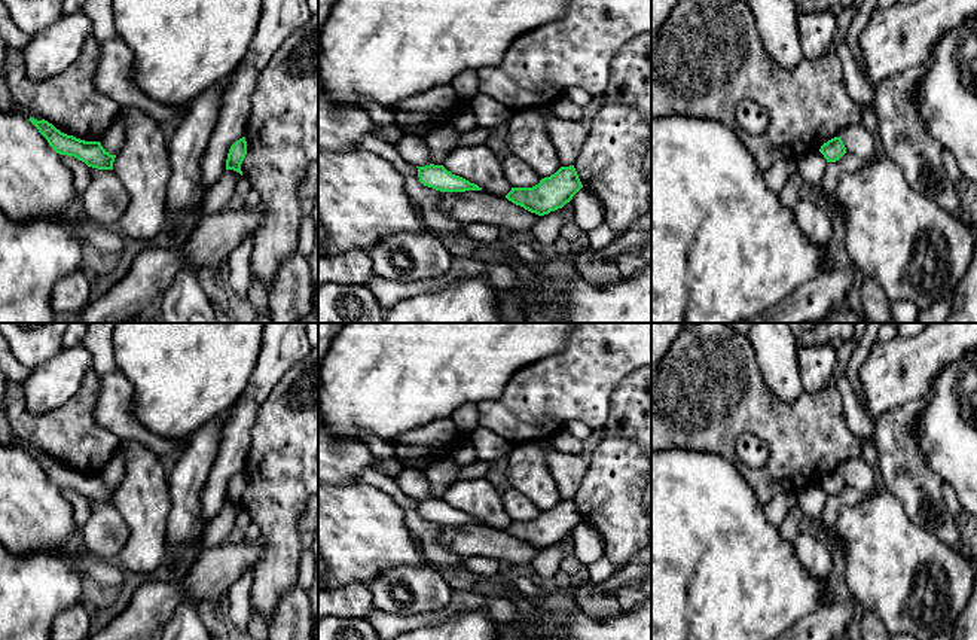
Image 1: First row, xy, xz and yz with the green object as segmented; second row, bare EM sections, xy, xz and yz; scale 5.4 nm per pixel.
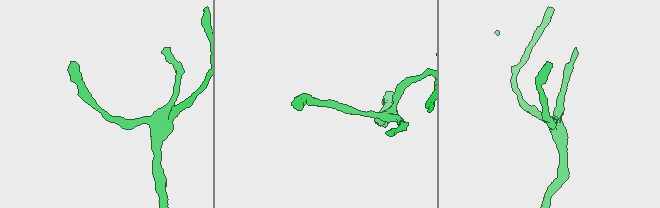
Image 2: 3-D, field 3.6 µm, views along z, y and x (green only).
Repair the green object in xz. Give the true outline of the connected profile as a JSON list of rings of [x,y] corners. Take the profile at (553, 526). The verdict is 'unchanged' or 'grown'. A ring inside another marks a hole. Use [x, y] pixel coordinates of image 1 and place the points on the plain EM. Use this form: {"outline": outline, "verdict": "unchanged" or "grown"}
{"outline": [[[574,499],[561,500],[532,521],[512,521],[509,534],[538,549],[562,542],[583,521]]], "verdict": "unchanged"}

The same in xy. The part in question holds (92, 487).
{"outline": [[[30,451],[28,454],[39,463],[57,487],[74,490],[97,503],[113,503],[116,488],[110,488],[100,475],[85,475],[67,469],[45,452],[37,454]]], "verdict": "unchanged"}

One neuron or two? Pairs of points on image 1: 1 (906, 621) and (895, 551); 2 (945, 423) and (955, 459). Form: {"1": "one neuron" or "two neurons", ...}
{"1": "one neuron", "2": "one neuron"}

